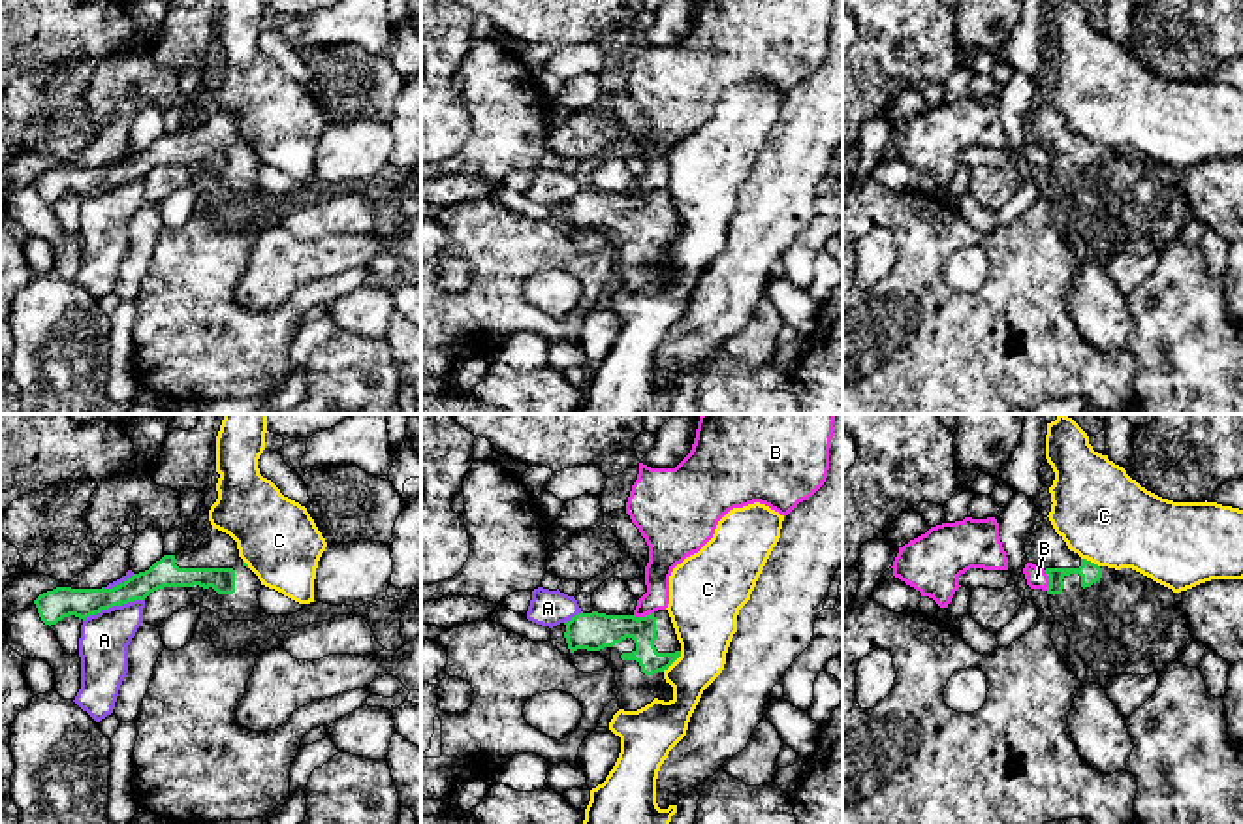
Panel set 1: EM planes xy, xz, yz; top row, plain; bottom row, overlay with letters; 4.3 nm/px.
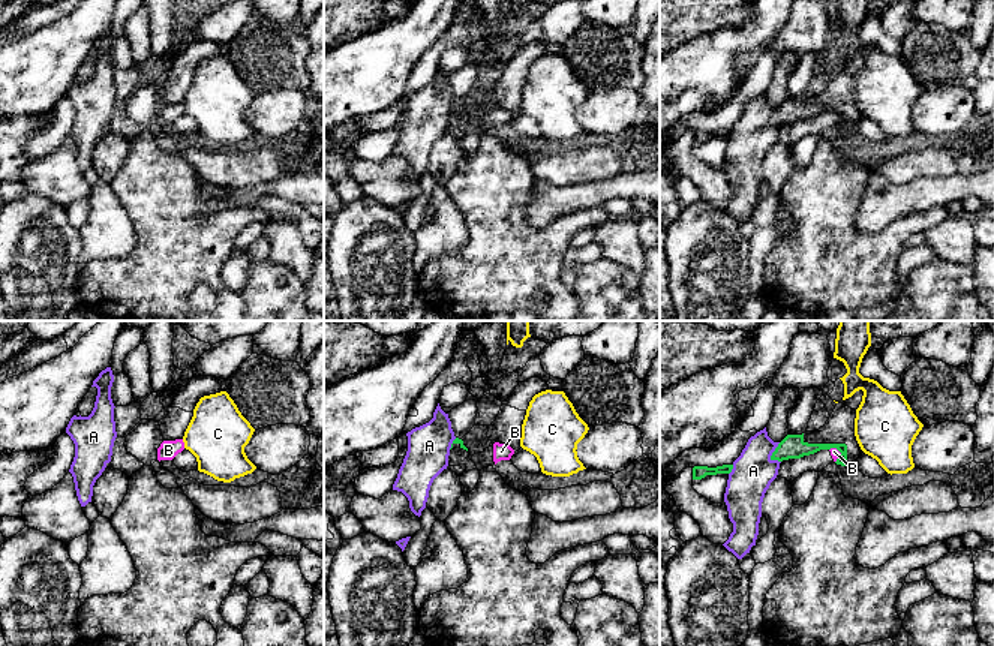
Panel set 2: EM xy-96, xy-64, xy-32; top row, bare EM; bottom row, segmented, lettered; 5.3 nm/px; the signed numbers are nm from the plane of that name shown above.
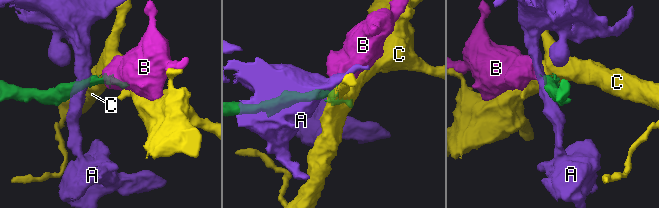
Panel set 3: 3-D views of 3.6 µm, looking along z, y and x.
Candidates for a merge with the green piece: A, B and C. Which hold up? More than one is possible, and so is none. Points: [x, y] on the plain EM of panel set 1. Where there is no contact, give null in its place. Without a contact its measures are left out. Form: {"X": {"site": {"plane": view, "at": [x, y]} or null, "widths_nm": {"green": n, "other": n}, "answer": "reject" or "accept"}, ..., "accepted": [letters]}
{"A": {"site": {"plane": "xy", "at": [113, 183]}, "widths_nm": {"green": 130, "other": 220}, "answer": "reject"}, "B": {"site": {"plane": "xz", "at": [642, 196]}, "widths_nm": {"green": 160, "other": 120}, "answer": "reject"}, "C": {"site": {"plane": "xz", "at": [672, 241]}, "widths_nm": {"green": 110, "other": 280}, "answer": "reject"}, "accepted": []}

